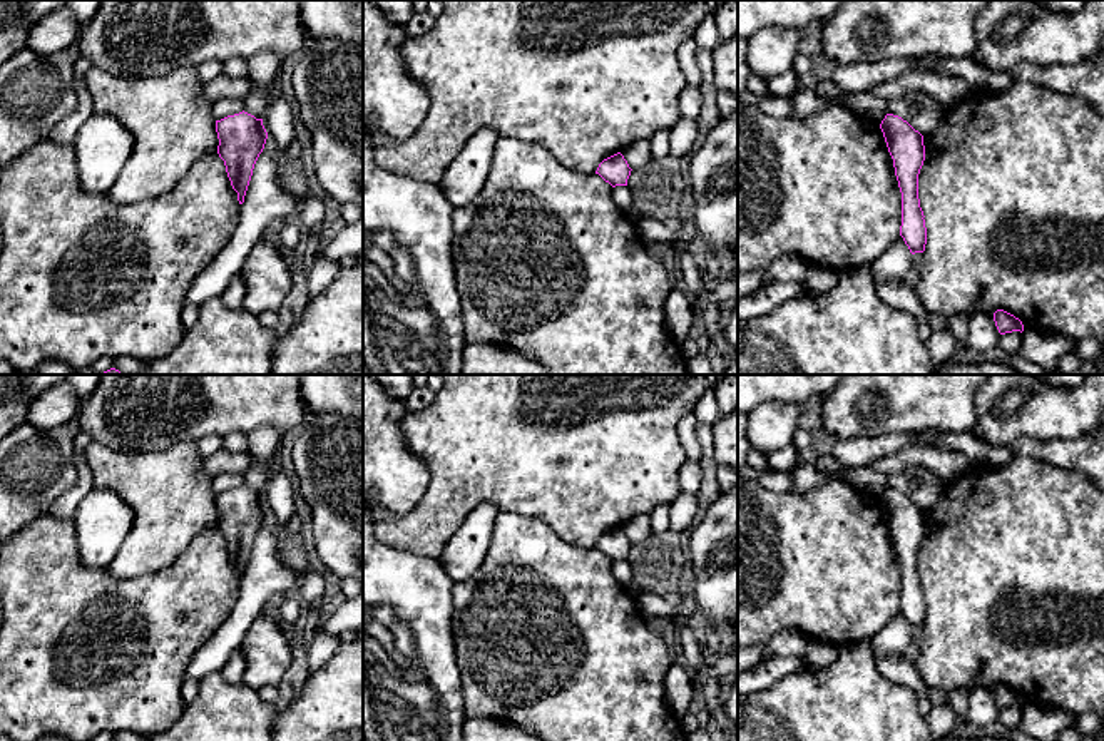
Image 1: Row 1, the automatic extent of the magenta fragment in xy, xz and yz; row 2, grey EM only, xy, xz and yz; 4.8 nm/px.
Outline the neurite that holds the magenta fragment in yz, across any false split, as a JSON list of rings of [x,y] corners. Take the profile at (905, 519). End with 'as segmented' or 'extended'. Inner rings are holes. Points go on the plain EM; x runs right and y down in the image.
[[[887,488],[880,498],[902,567],[900,611],[910,627],[923,627],[927,619],[925,590],[918,574],[918,549],[925,535],[923,510],[898,490]]] | as segmented

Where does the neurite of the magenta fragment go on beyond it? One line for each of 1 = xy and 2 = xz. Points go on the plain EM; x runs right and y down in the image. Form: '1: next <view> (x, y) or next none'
1: next none
2: next none

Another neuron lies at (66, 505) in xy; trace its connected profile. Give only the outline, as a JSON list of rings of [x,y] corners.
[[[75,452],[74,463],[77,468],[75,485],[62,493],[50,507],[52,515],[65,520],[74,520],[80,502],[95,488],[94,475],[87,460]]]

